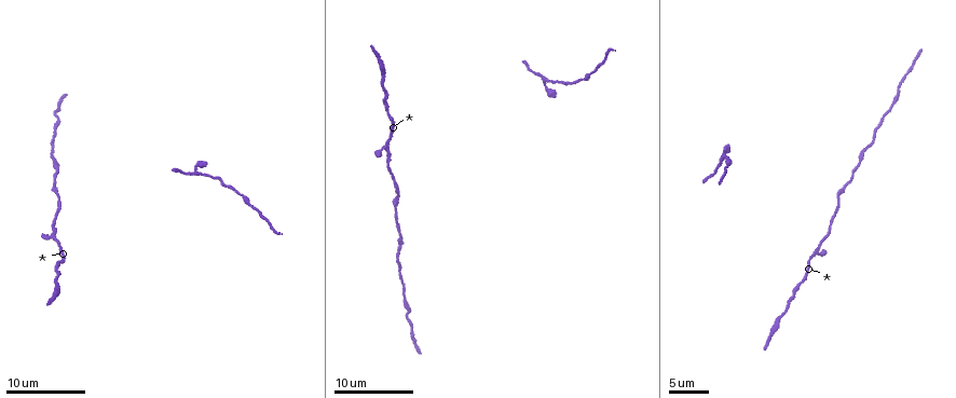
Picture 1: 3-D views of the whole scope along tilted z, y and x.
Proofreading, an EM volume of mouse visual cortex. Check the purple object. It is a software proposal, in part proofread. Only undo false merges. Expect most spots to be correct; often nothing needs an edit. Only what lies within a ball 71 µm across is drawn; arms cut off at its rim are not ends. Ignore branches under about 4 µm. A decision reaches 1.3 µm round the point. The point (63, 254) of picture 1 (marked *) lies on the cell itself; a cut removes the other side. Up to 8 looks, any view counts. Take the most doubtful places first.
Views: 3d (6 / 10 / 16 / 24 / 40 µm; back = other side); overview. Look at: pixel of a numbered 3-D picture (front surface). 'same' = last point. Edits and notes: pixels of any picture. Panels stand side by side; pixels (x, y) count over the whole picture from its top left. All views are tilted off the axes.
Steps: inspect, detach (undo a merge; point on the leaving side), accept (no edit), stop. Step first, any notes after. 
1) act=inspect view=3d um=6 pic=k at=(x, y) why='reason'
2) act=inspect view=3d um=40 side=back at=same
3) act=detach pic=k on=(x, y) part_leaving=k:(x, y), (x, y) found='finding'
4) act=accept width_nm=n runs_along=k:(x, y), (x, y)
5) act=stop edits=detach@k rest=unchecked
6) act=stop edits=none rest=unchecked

act=inspect view=3d um=16 pic=1 at=(58, 171) why='sudden change in width'

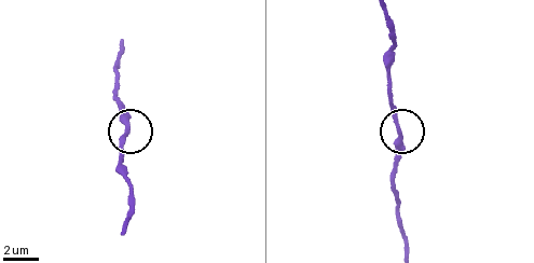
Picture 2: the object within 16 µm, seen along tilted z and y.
act=accept runs_along=2:(123, 224), (128, 176), (120, 152), (128, 126), (122, 102) found='all the same cell'

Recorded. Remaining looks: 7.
act=inspect view=3d um=10 pic=1 at=(55, 242) why='thick turns thin'

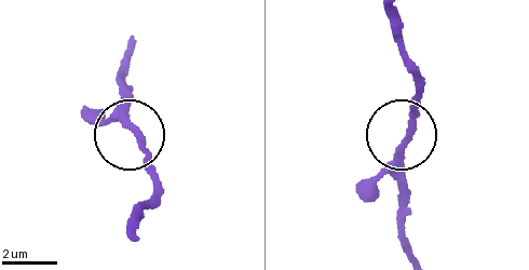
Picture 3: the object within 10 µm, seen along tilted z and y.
act=inspect view=3d um=10 side=back pic=3 at=(408, 138)

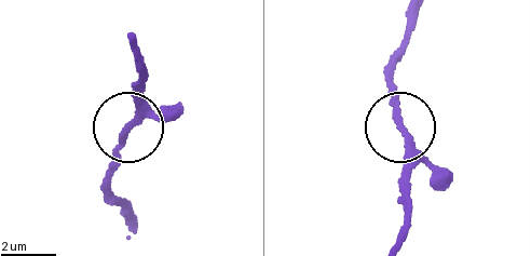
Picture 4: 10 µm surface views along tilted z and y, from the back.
act=accept runs_along=4:(108, 172), (138, 105), (136, 92), (146, 83) found='one cell here'

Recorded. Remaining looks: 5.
act=inspect view=3d um=6 pic=1 at=(396, 196) why='sudden change in width'

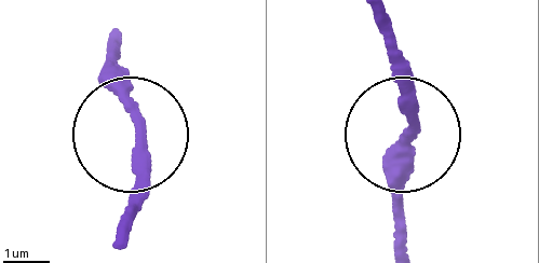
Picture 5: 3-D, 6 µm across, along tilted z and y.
act=accept runs_along=5:(120, 224), (136, 129), (123, 69), (106, 50) found='one cell here'

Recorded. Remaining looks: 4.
act=inspect view=3d um=16 pic=1 at=(404, 295) why='calibre changes'

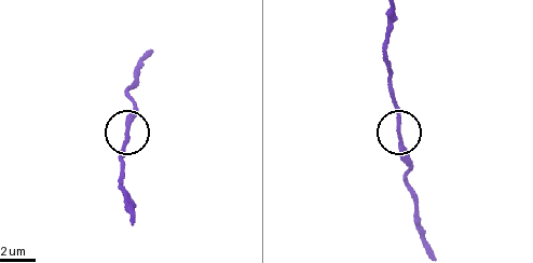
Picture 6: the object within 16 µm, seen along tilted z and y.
act=accept runs_along=6:(128, 215), (130, 195), (121, 170), (134, 112) found='continuous, no second cell'

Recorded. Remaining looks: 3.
act=stop edits=none rest=unchecked

